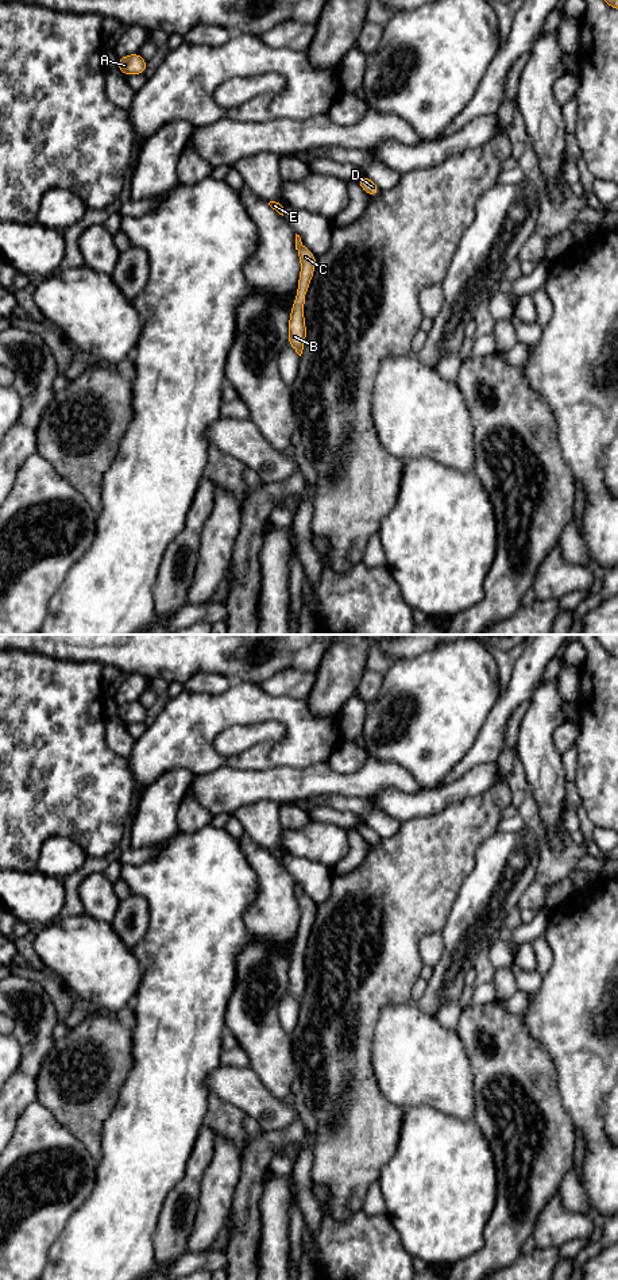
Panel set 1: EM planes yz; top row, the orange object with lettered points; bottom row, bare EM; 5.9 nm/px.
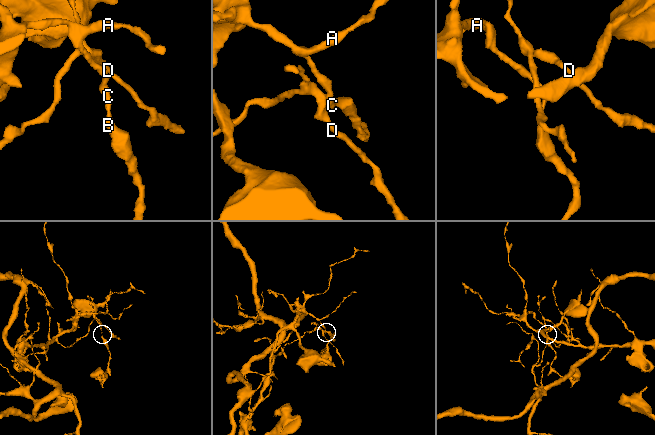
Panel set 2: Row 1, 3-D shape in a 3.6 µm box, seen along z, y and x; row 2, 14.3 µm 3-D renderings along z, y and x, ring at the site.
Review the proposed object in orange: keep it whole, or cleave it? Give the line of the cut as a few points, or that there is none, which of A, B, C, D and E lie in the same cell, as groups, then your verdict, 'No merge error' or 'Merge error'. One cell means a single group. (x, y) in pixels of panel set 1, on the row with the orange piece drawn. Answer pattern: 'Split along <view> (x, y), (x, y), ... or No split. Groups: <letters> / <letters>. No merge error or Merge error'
No split. Groups: A B C D E. No merge error

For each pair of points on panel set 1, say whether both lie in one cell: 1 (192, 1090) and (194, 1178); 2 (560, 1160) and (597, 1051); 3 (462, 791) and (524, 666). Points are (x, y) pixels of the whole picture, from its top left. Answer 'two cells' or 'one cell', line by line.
1: two cells
2: two cells
3: two cells

